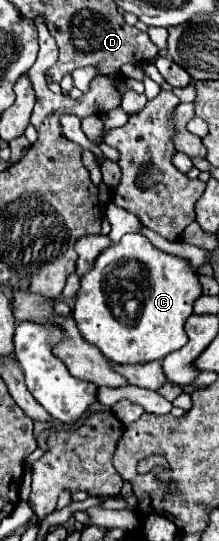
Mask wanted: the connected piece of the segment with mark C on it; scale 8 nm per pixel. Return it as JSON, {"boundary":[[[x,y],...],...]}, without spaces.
{"boundary":[[[127,233],[119,243],[111,243],[101,251],[93,269],[81,277],[73,319],[83,337],[93,343],[109,361],[115,363],[147,363],[163,359],[167,353],[181,349],[187,343],[185,321],[193,313],[193,303],[201,297],[201,285],[191,263],[183,257],[159,251],[145,235]]]}

